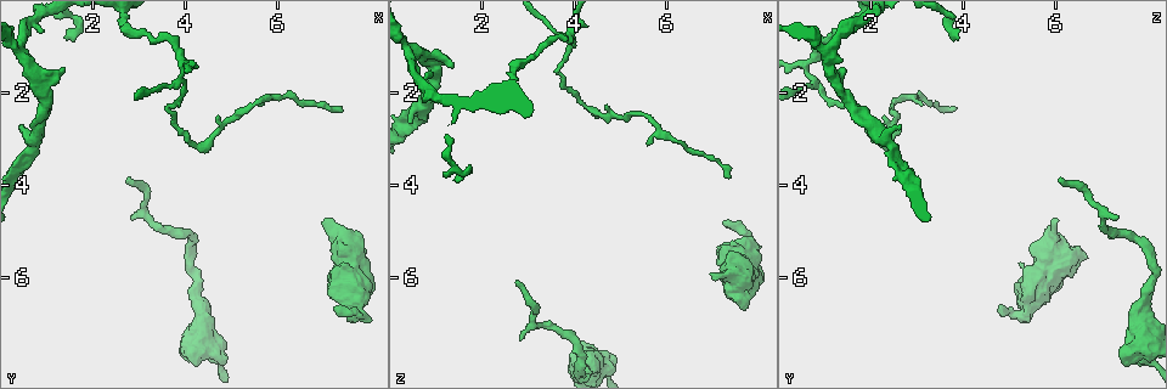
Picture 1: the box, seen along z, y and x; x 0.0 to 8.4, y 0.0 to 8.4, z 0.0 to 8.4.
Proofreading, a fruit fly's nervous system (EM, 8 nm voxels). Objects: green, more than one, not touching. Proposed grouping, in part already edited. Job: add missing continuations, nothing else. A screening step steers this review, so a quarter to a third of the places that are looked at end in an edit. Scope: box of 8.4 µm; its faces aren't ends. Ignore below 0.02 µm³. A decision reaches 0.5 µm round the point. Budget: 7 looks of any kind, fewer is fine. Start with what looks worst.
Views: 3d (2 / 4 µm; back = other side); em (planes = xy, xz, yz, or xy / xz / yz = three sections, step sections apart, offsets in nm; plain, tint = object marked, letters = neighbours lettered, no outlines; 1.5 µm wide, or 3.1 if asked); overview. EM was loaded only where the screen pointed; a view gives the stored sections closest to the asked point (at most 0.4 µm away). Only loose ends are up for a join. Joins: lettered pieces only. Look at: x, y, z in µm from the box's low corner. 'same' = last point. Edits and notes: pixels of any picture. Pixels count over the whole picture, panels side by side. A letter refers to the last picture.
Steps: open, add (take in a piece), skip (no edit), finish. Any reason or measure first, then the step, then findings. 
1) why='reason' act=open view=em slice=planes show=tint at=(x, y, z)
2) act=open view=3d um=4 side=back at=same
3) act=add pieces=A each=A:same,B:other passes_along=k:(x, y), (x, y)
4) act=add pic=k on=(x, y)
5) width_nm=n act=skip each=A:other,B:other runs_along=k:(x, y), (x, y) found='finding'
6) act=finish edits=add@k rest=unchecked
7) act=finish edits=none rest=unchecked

why='branch stops here' act=open view=em slice=planes show=tint at=(2.75, 3.85, 6.10)

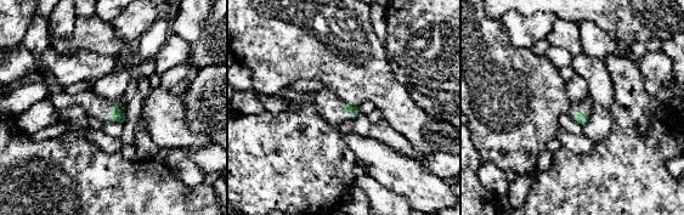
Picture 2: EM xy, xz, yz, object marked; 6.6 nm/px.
why='see the neighbours' act=open view=em slice=planes show=letters at=same

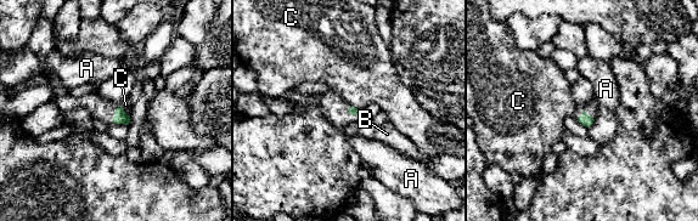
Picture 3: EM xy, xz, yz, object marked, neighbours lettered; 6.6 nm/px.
act=skip each=A:other,B:other,C:other border=3:(119, 105), (129, 115) found='no lettered piece goes on from it'

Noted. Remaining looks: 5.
act=open view=3d um=4 at=(1.40, 1.50, 1.40)

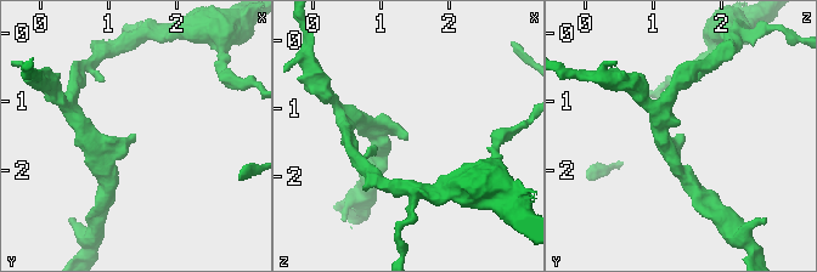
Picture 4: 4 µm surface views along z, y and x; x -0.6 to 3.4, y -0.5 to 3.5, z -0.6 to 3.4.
act=open view=em slice=planes show=tint at=(1.45, 1.50, 1.45)

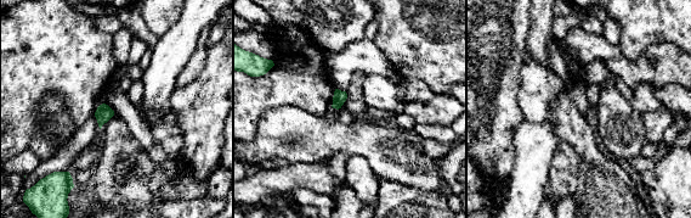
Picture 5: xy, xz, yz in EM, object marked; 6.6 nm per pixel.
act=open view=em slice=planes show=letters at=same

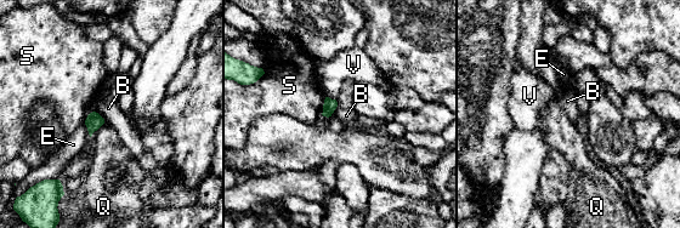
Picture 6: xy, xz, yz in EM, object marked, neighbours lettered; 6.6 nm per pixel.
act=skip each=B:other,E:other,Q:other,S:other,V:other border=6:(94, 110), (105, 120) found='no lettered piece goes on from it'

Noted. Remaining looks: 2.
act=finish edits=none rest=unchecked

